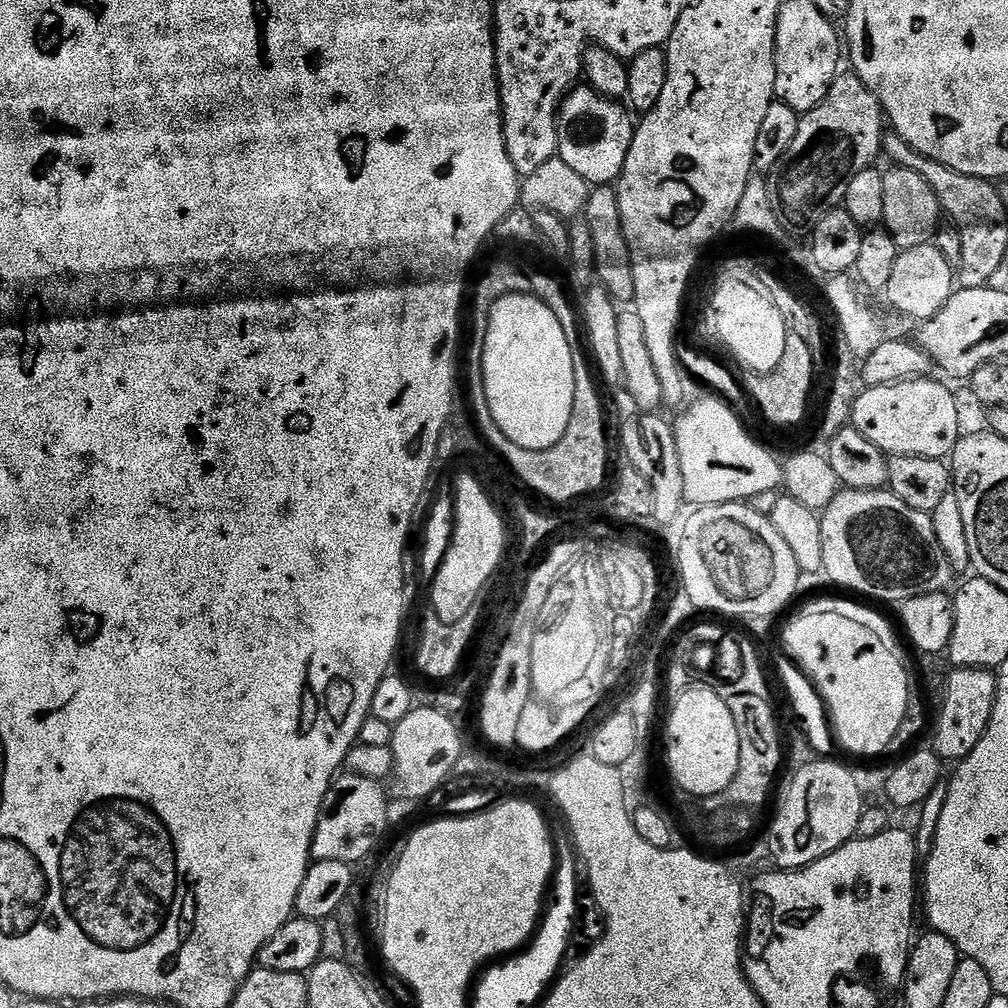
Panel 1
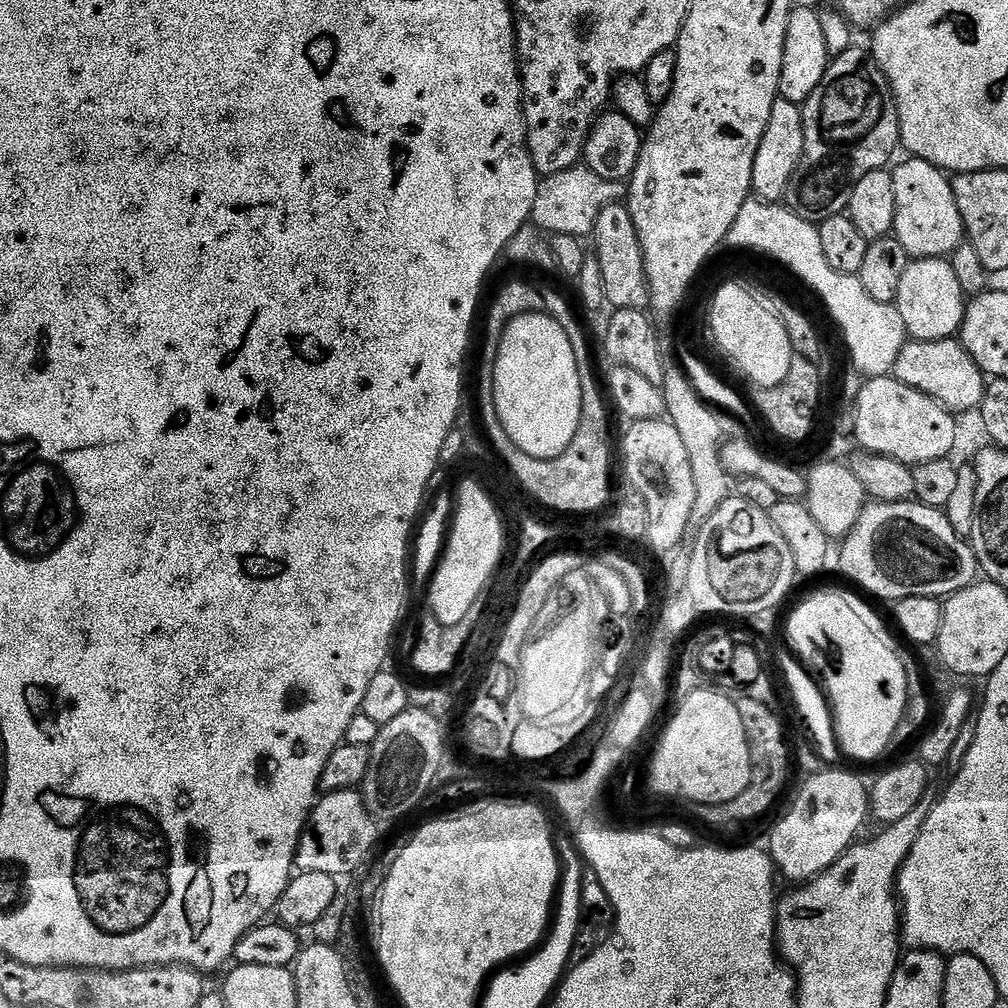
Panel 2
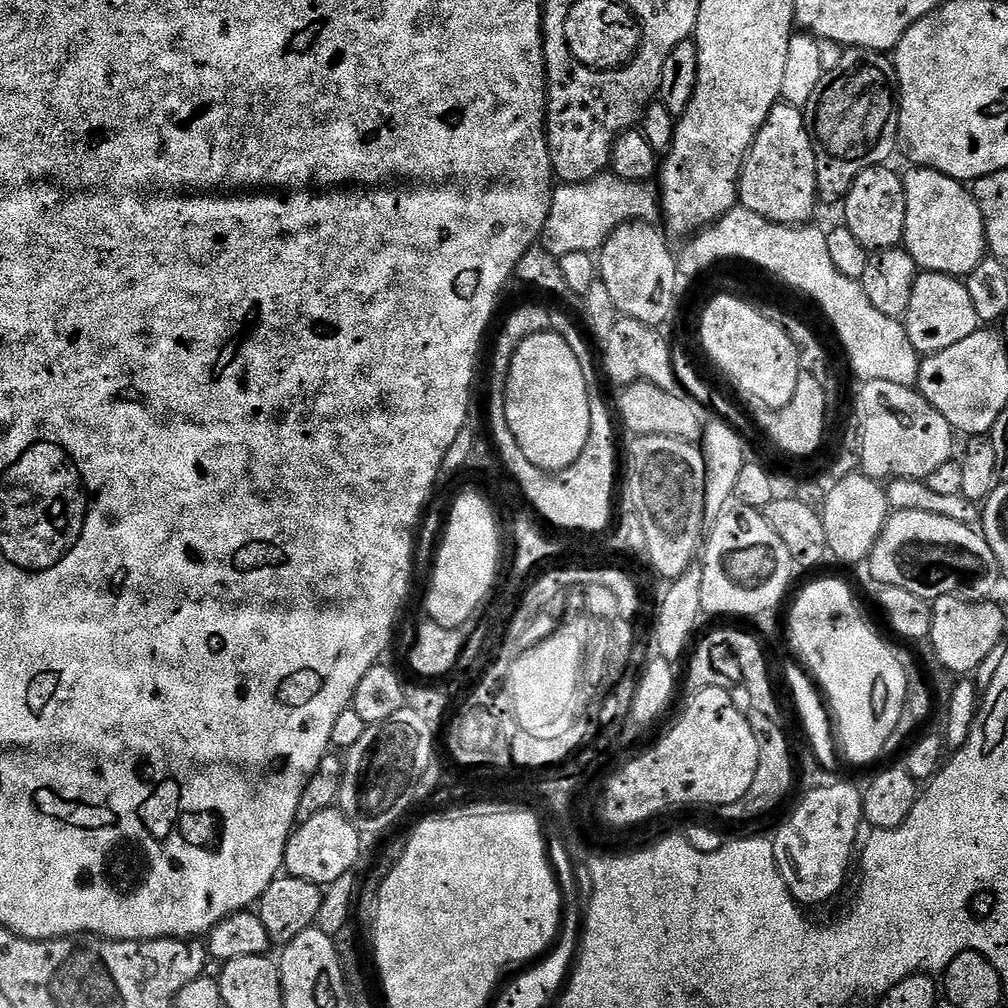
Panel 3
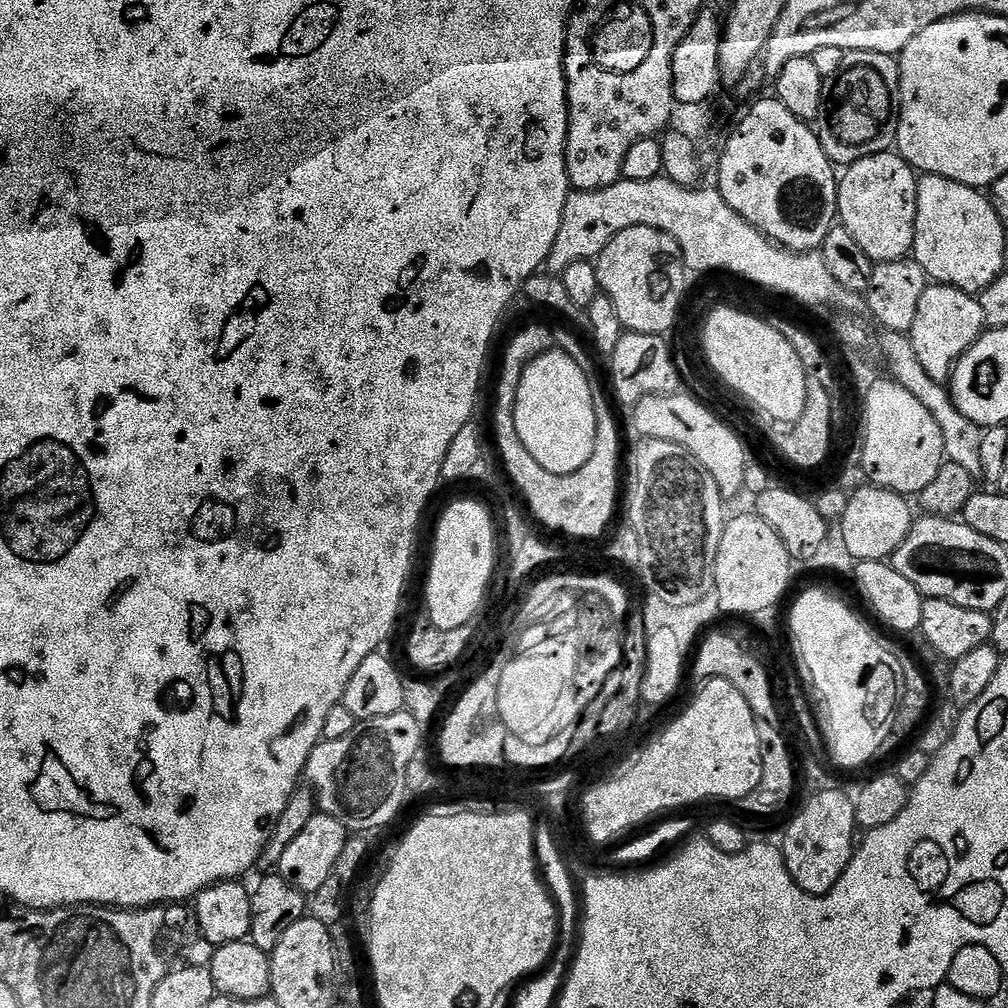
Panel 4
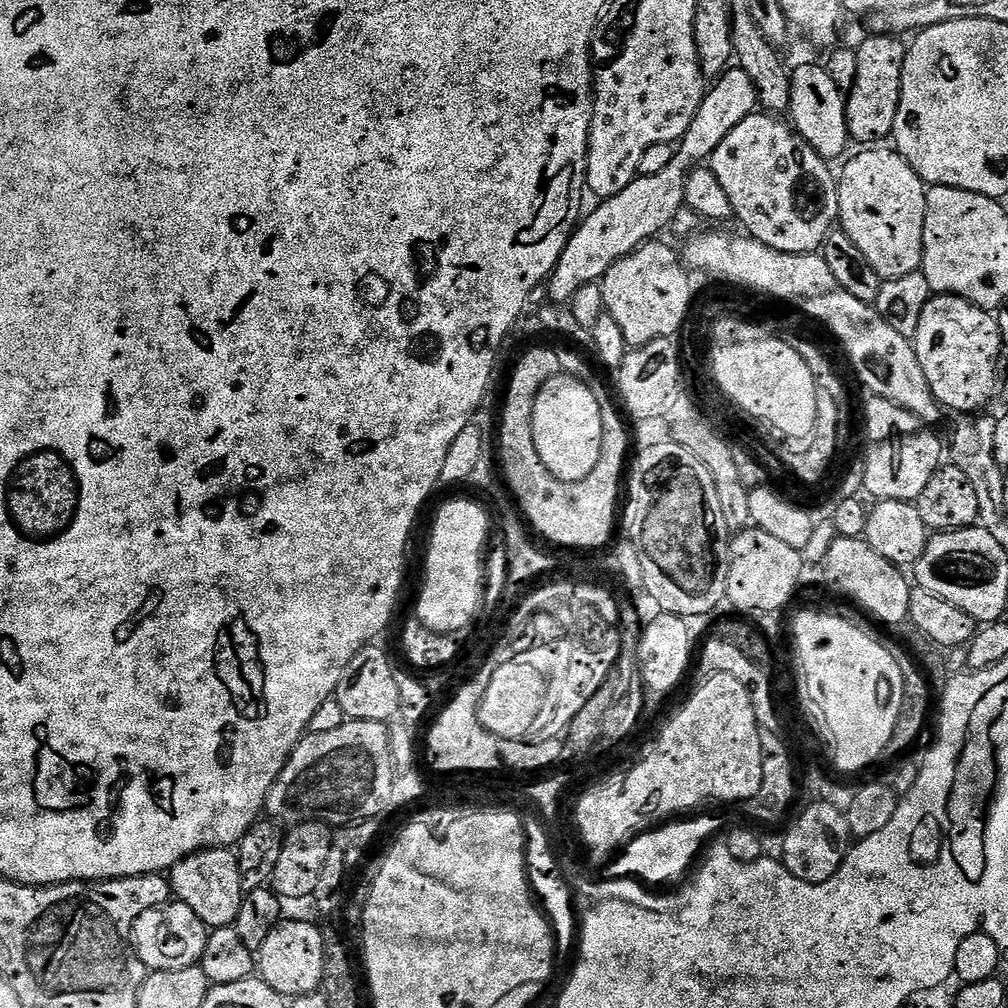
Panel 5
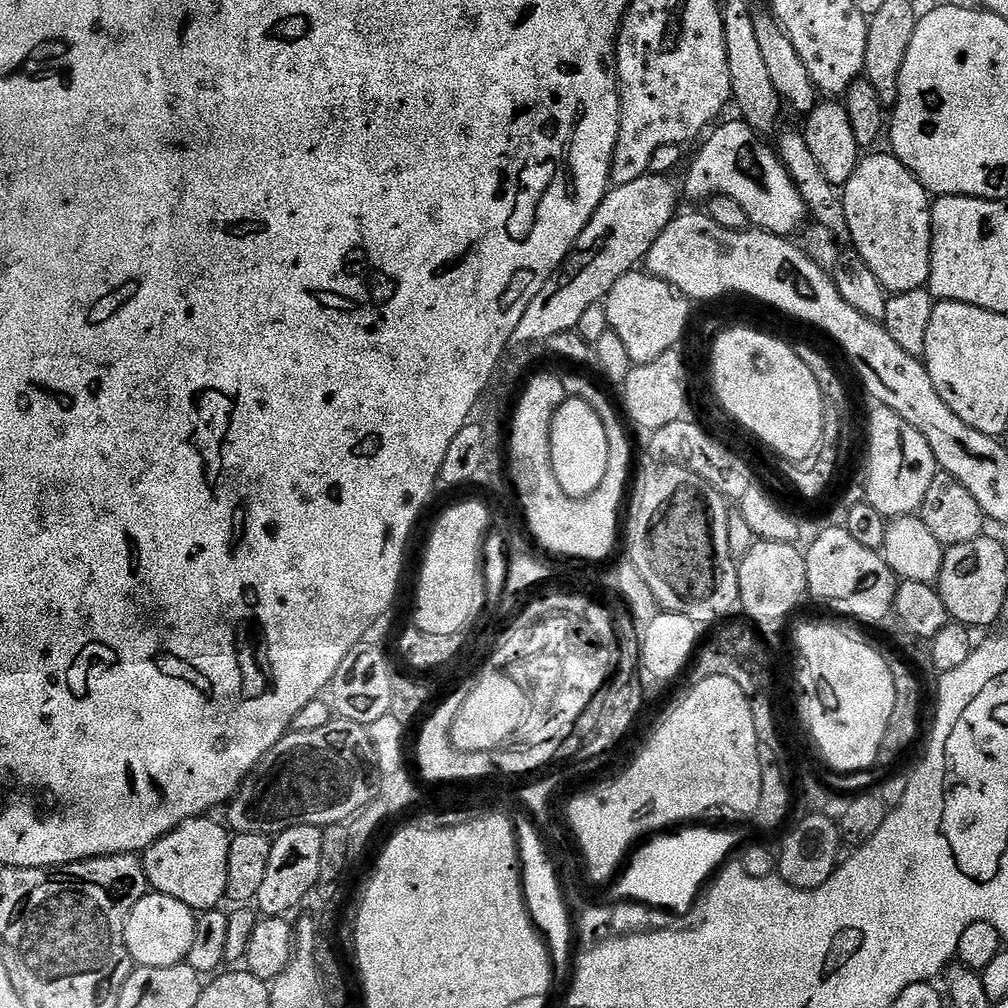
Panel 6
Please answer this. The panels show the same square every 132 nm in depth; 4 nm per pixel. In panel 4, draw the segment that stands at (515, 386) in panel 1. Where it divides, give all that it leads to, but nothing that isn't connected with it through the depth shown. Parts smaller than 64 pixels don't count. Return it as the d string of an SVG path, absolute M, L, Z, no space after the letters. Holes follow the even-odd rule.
M559 350L544 352L531 360L518 386L514 422L518 438L522 438L522 446L526 446L530 458L534 458L542 470L555 476L570 476L582 470L586 462L590 462L596 445L596 400L590 394L590 382L586 382L586 374L582 374L578 362Z

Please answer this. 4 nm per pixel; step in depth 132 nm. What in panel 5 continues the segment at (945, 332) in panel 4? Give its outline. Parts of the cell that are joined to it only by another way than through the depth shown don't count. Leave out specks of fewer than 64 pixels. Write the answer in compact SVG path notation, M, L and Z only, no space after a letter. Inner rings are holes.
M933 295L922 310L914 347L922 374L930 382L941 409L952 414L980 414L996 396L996 371L1000 368L1000 351L1005 351L998 322L991 311L980 308L960 296Z

